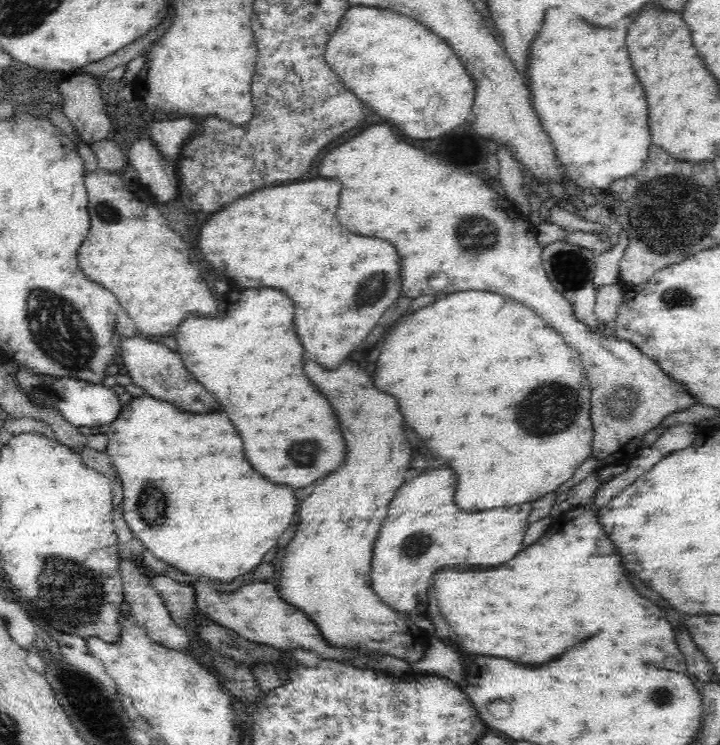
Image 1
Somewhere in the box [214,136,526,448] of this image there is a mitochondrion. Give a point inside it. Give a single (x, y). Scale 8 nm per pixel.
(479, 226)

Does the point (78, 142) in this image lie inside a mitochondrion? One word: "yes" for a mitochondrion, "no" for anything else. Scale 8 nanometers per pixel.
no

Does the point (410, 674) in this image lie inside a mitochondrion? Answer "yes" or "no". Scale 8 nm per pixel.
no

